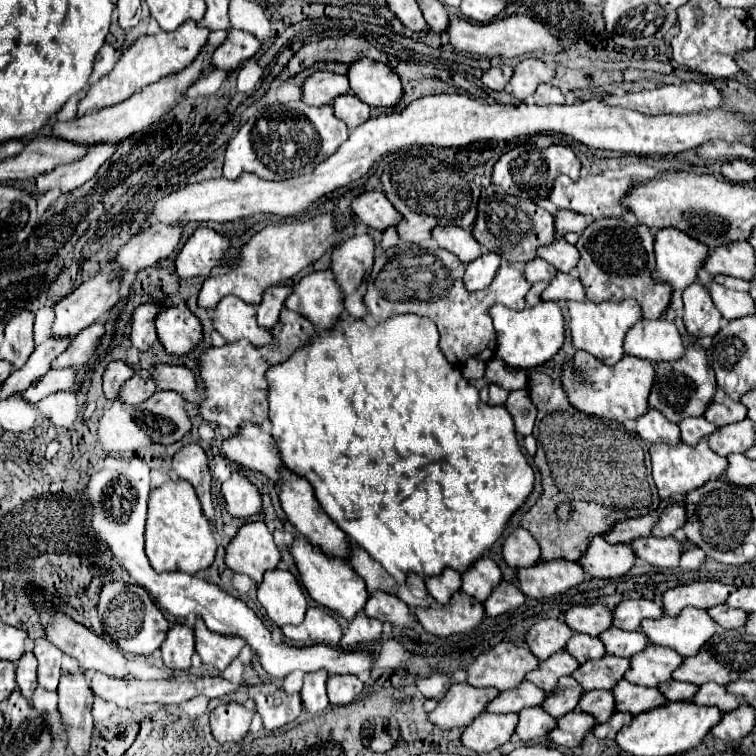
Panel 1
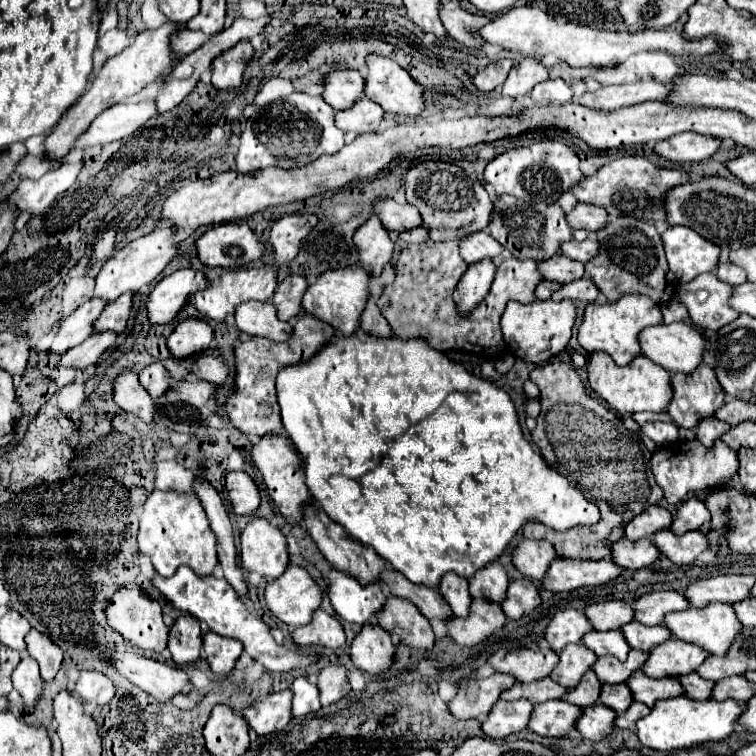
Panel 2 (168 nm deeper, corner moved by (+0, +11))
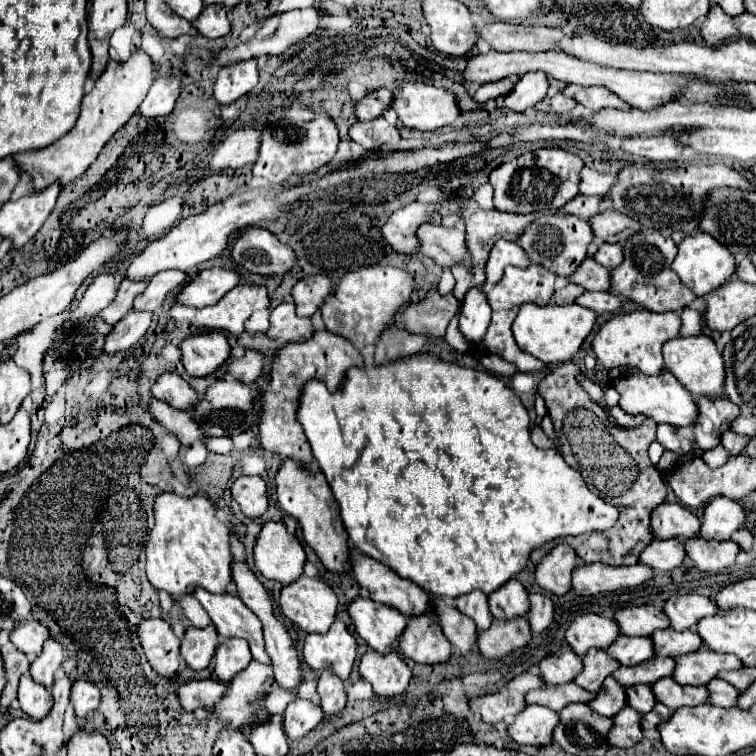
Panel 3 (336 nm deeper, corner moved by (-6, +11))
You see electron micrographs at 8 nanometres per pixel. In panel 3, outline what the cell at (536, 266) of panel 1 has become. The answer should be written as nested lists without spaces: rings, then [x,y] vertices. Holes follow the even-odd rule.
[[[587,257],[583,265],[579,265],[579,269],[575,269],[571,277],[567,277],[567,283],[575,283],[591,291],[607,291],[609,289],[609,269],[605,269],[603,265]]]

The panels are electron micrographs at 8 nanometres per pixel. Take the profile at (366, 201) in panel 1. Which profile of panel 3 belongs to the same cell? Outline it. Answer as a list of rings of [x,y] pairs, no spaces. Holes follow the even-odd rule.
[[[419,225],[419,251],[431,257],[441,267],[451,267],[457,261],[469,263],[465,233],[461,229],[445,229],[441,225]]]

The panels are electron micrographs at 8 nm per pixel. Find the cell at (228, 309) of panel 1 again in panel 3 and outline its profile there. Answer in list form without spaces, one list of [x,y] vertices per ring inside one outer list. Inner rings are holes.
[[[281,303],[275,309],[271,309],[269,323],[271,325],[267,329],[267,337],[275,339],[275,341],[301,343],[313,335],[311,319],[309,317],[297,317],[295,315],[295,303]]]

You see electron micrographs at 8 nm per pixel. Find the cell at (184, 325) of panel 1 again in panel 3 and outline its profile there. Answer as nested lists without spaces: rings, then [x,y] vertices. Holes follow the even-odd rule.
[[[219,331],[191,333],[181,343],[181,363],[189,375],[201,377],[213,373],[229,359],[229,343]]]

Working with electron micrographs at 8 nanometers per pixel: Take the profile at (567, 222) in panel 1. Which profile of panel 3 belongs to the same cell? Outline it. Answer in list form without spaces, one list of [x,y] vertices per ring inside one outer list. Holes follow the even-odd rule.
[[[603,211],[589,219],[591,231],[595,237],[601,237],[607,243],[619,243],[639,231],[637,223],[619,211]]]

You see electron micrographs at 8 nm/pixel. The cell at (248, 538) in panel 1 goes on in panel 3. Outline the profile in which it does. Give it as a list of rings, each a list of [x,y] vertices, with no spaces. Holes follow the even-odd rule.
[[[265,523],[253,547],[257,571],[265,579],[279,581],[281,585],[293,583],[303,573],[305,551],[299,539],[287,533],[283,523]]]

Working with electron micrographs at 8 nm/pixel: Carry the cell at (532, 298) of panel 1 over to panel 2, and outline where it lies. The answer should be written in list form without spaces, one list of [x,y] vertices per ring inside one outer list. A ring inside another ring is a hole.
[[[543,281],[543,285],[535,289],[535,297],[537,297],[537,299],[551,299],[553,291],[557,291],[559,287],[561,287],[559,283],[551,283],[551,281]]]

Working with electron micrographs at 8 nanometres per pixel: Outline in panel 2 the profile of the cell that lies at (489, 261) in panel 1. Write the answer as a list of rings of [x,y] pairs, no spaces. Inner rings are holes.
[[[481,261],[477,265],[471,265],[463,273],[463,277],[453,293],[457,313],[467,317],[469,313],[473,313],[479,307],[479,303],[485,299],[485,295],[491,289],[493,275],[495,275],[493,261]]]

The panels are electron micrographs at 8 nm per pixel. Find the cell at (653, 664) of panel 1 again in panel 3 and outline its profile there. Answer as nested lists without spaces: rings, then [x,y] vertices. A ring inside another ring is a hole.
[[[703,647],[699,653],[675,657],[673,679],[681,685],[705,685],[721,669],[739,669],[739,667],[743,667],[743,663],[735,655],[717,653]]]

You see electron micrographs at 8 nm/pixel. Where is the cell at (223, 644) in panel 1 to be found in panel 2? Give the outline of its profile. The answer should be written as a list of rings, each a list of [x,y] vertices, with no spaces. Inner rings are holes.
[[[211,631],[203,637],[203,649],[207,653],[207,663],[211,671],[217,675],[227,675],[241,657],[243,645],[237,639],[221,637]]]

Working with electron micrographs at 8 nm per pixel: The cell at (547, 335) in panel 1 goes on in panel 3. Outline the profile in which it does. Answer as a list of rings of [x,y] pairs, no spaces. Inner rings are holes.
[[[523,303],[513,323],[513,335],[521,351],[527,351],[549,365],[549,363],[569,361],[579,351],[583,339],[589,335],[593,325],[595,325],[595,311],[581,307],[577,303],[571,305],[549,303],[543,307],[537,307],[533,303]]]

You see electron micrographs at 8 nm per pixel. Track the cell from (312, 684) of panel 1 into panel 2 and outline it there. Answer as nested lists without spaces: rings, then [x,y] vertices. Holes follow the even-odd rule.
[[[297,677],[293,681],[293,701],[291,701],[291,715],[295,717],[305,717],[309,713],[315,713],[321,709],[319,703],[319,693],[313,683],[309,683],[305,677]]]

